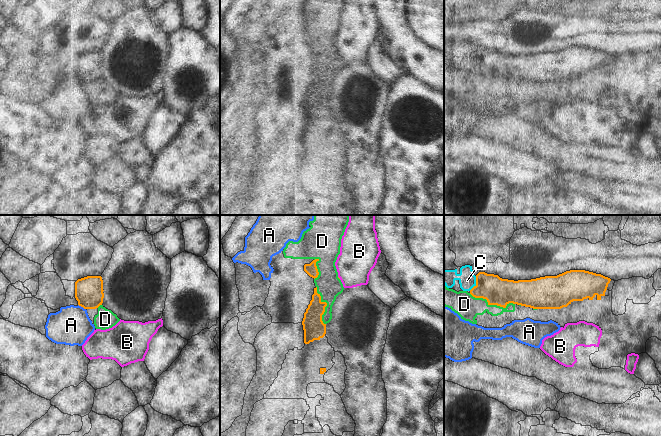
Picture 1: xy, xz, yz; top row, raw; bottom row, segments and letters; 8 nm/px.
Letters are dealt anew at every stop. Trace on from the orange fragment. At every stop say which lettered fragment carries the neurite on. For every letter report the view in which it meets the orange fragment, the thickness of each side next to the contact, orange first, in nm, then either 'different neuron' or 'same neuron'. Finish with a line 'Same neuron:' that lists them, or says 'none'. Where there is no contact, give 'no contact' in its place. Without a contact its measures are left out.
A: meets orange in xy; 220 nm thick on the orange side, 300 nm on the other; different neuron
B: no contact; different neuron
C: meets orange in yz; 220 nm thick on the orange side, 140 nm on the other; same neuron
D: meets orange in yz; 220 nm thick on the orange side, 190 nm on the other; different neuron
Same neuron: C

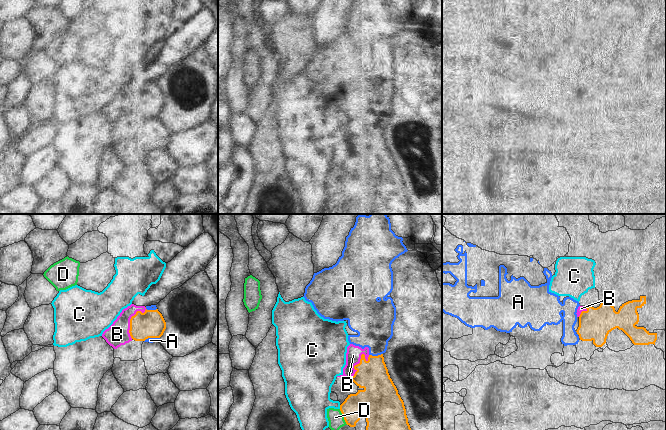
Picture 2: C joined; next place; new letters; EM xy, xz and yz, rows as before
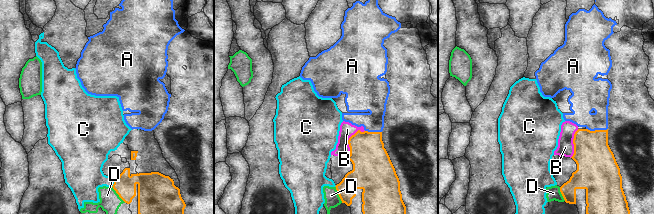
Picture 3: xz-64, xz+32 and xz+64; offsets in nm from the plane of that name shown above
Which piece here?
A: meets orange in xz; 260 nm thick on the orange side, 300 nm on the other; same neuron
B: meets orange in xz; 260 nm thick on the orange side, 120 nm on the other; different neuron
C: meets orange in xz; 180 nm thick on the orange side, 320 nm on the other; different neuron
D: meets orange in xz; 170 nm thick on the orange side, 130 nm on the other; different neuron
Same neuron: A

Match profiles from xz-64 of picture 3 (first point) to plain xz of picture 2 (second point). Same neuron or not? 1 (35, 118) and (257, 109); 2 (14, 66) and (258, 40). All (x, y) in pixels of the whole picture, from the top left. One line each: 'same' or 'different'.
1: same
2: different

